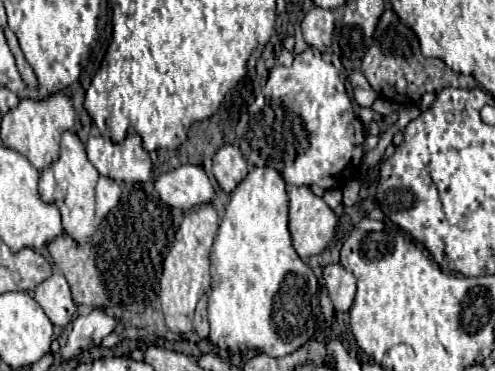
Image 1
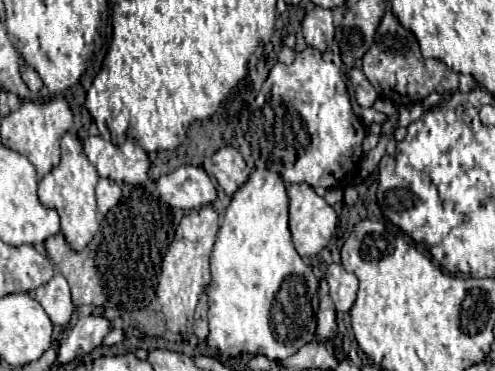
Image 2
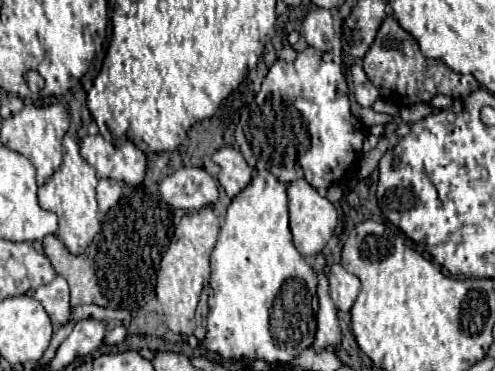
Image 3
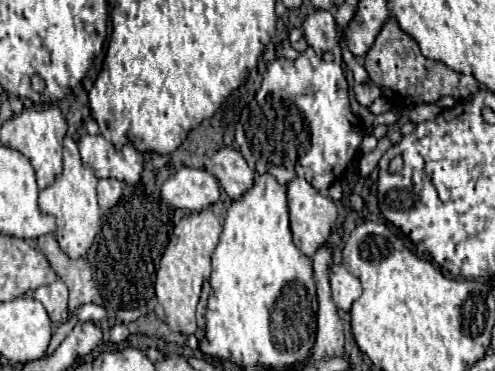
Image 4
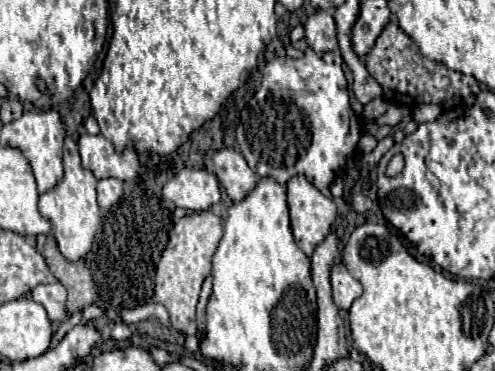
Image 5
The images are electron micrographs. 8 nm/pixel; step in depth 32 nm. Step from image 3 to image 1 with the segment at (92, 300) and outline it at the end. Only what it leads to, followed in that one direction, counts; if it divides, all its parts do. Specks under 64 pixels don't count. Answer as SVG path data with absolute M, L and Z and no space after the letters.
M64 234L48 244L48 250L54 258L56 268L66 276L76 304L94 308L108 306L108 296L102 284L102 276L96 268L94 248L90 242L78 244L74 238Z

